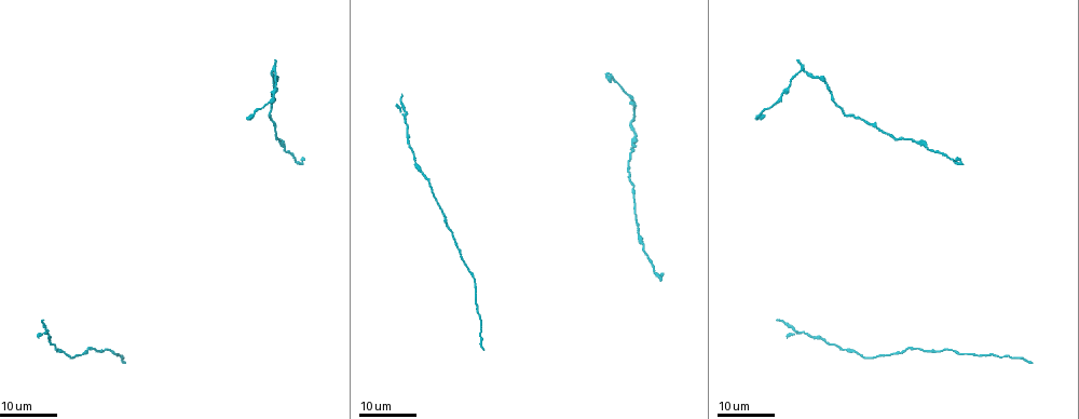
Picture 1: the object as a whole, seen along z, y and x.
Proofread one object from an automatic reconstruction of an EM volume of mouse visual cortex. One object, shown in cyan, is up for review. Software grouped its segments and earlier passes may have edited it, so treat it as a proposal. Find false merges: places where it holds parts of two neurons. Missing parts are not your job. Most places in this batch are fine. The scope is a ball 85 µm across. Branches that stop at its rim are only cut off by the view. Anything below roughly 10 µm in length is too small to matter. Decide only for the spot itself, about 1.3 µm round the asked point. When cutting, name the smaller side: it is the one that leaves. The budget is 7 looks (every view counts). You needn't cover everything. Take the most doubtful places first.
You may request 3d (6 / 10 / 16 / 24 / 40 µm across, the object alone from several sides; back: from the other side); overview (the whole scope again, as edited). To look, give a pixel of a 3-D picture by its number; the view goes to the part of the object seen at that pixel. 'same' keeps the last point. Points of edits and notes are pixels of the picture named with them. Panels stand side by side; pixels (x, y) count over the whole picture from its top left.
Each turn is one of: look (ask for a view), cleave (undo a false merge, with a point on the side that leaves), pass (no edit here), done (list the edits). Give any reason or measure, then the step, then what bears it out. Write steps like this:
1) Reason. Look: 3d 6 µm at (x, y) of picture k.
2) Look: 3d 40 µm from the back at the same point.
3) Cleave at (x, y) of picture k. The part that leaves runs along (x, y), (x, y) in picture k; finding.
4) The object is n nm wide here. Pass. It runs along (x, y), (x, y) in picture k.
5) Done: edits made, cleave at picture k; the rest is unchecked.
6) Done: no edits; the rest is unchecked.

Thick turns thin. Look: 3d 16 µm at (843, 347) of picture 1.

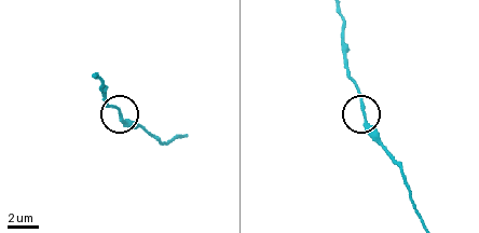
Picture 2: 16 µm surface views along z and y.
Look: 3d 6 µm at (363, 113) of picture 2.

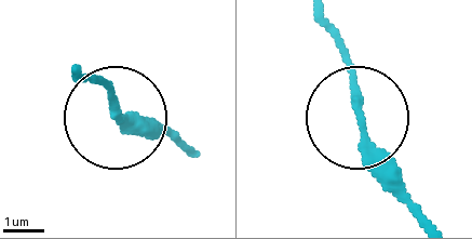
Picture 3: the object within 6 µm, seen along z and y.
Pass. It runs along (428, 218), (362, 125), (338, 36) in picture 3; all the same neuron.

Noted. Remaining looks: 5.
Look: 3d 16 µm at (814, 336) of picture 1.

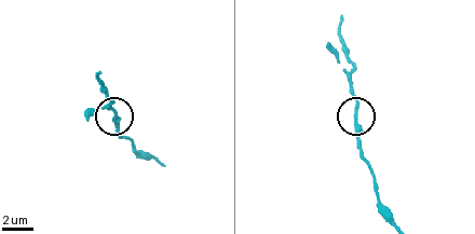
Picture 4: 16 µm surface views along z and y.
Look: 3d 6 µm at (115, 118) of picture 4.

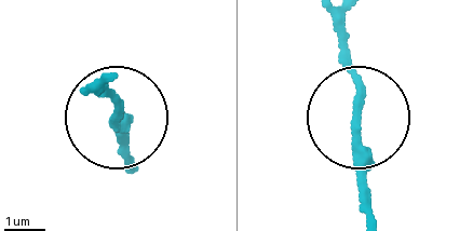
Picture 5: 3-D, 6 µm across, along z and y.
Pass. It runs along (374, 218), (356, 155), (347, 22) in picture 5; all the same neuron.

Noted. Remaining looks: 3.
Calibre changes. Look: 3d 16 µm at (637, 234) of picture 1.

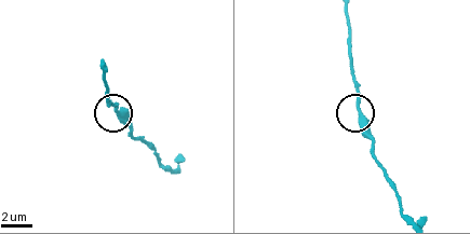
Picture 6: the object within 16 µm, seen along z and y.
Look: 3d 10 µm at (364, 116) of picture 6.

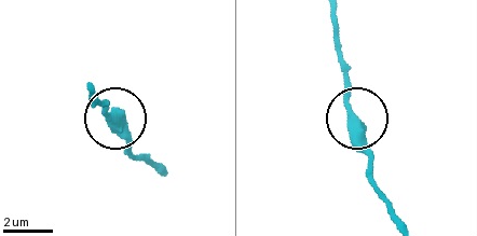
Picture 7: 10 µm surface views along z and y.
Pass. It runs along (397, 218), (375, 180), (363, 125), (345, 94), (345, 65) in picture 7; continuous, no second neuron.

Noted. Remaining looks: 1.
Done: no edits; the rest is unchecked.

